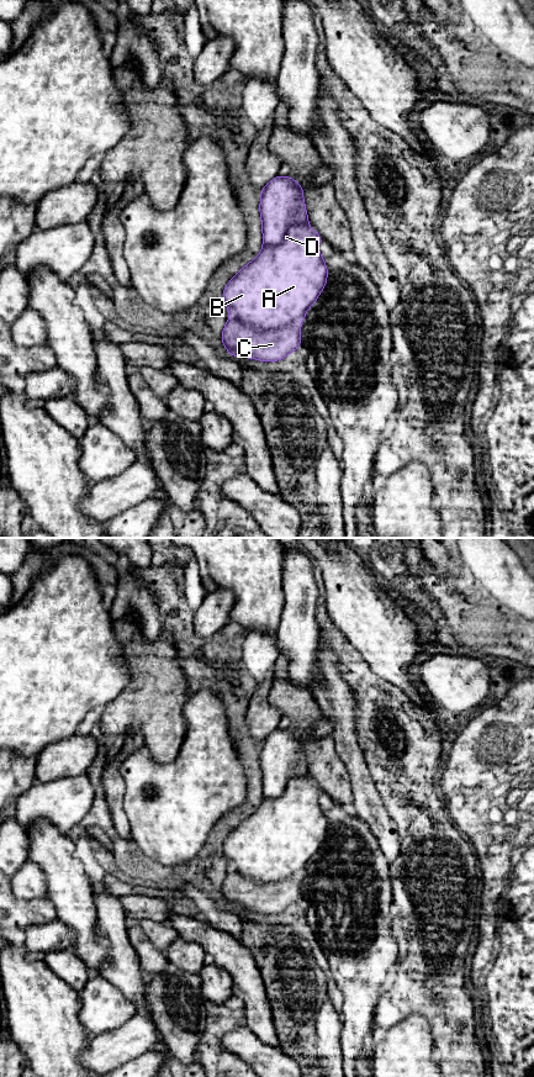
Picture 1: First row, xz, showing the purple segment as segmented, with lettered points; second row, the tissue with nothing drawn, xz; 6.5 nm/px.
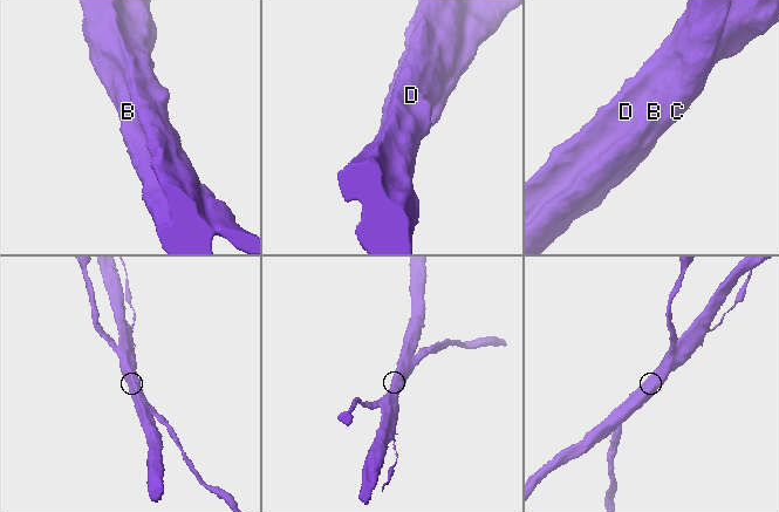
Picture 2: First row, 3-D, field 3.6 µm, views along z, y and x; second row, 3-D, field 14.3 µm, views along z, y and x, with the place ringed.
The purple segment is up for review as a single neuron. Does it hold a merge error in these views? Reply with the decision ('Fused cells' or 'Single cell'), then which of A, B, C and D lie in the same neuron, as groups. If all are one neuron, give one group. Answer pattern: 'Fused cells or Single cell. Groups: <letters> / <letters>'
Fused cells. Groups: A B D / C

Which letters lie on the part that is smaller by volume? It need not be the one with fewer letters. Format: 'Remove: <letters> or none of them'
Remove: C

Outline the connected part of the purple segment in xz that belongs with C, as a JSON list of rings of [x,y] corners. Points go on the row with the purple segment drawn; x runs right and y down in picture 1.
[[[228,318],[221,342],[228,354],[261,361],[279,361],[301,345],[301,323],[259,332],[236,318]]]

